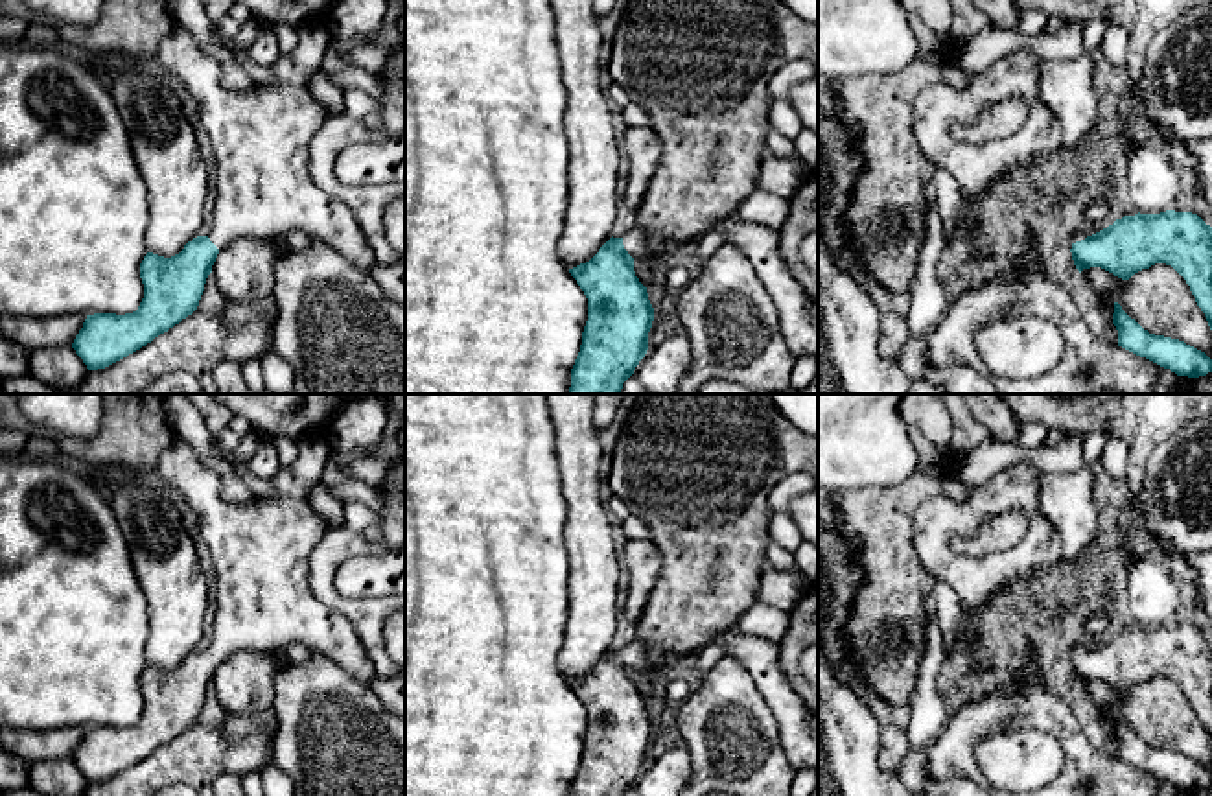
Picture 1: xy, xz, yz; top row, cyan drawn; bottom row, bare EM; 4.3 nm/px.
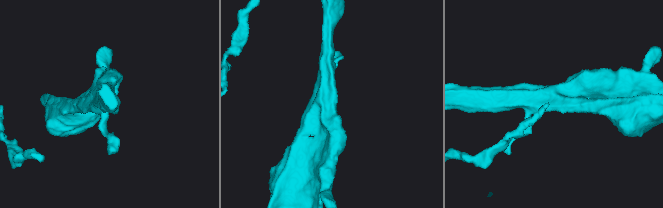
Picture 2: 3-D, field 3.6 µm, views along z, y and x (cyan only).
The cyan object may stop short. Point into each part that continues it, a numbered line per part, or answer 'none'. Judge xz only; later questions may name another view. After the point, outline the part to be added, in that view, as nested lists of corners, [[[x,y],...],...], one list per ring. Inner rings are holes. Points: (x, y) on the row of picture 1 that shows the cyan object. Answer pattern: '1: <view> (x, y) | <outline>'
1: xz (636, 242) | [[[634,227],[623,236],[623,245],[634,258],[634,263],[643,263],[648,256],[656,254],[656,251],[650,247],[648,234],[645,234],[637,227]]]

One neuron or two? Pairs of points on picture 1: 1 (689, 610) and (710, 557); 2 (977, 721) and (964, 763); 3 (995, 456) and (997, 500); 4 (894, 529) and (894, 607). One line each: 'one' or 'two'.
1: one
2: one
3: two
4: one

